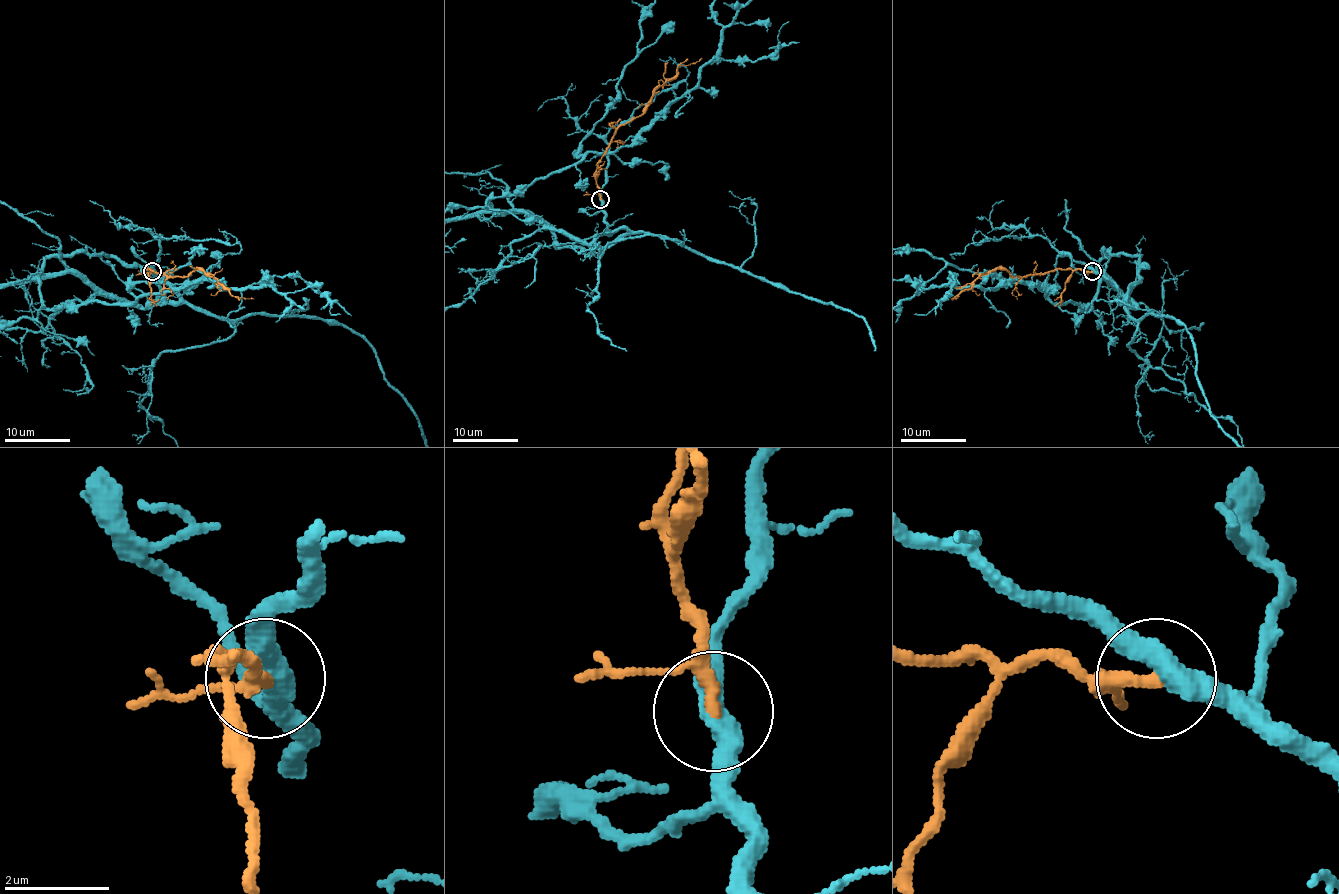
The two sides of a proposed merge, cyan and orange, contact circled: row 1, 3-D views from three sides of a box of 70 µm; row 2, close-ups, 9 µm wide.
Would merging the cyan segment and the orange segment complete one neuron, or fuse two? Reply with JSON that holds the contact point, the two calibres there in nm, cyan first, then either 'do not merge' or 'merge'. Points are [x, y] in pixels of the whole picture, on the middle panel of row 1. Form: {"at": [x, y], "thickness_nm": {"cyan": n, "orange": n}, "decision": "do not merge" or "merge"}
{"at": [600, 199], "thickness_nm": {"cyan": 460, "orange": 190}, "decision": "merge"}

